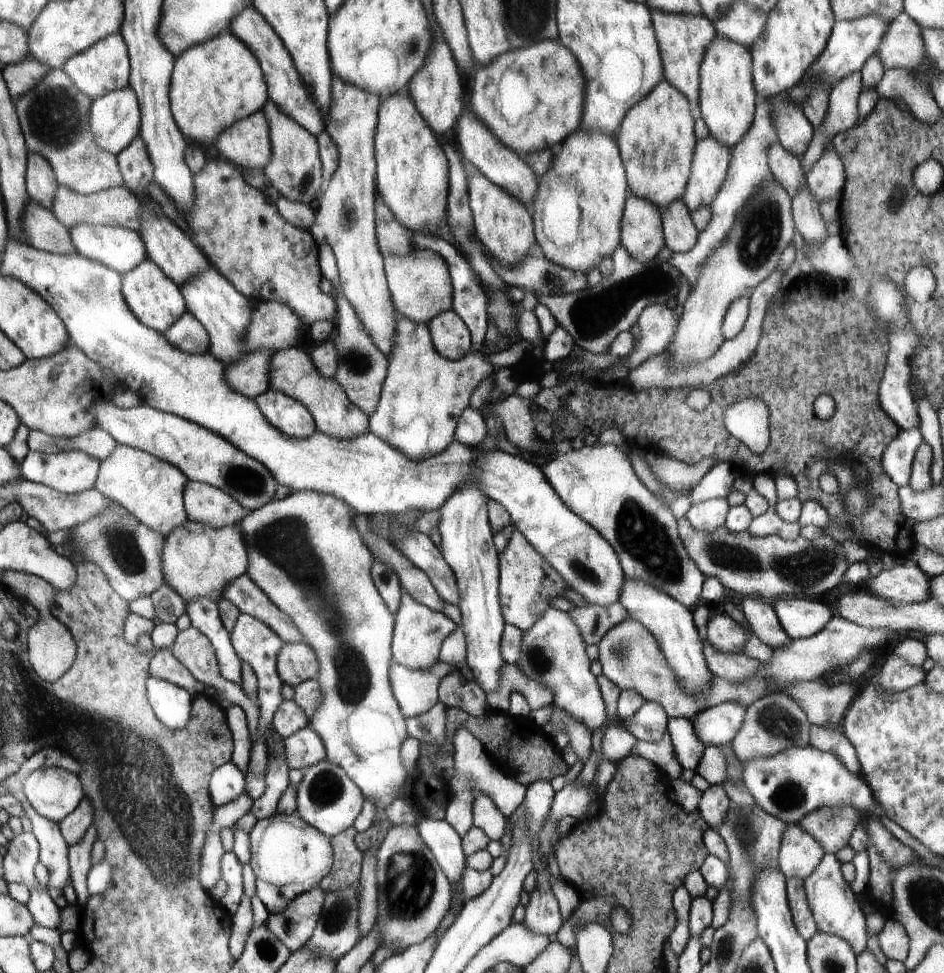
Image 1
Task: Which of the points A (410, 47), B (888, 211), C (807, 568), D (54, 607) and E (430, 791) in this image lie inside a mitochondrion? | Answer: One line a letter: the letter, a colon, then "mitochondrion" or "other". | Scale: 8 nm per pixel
A: mitochondrion
B: mitochondrion
C: mitochondrion
D: other
E: other

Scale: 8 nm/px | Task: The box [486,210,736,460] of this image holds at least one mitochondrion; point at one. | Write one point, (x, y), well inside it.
(596, 314)

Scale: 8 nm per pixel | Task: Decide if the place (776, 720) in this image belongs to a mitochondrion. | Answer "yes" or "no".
yes

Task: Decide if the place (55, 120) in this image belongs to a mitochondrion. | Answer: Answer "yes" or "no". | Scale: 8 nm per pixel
yes

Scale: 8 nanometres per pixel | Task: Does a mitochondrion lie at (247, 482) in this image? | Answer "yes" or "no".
yes

